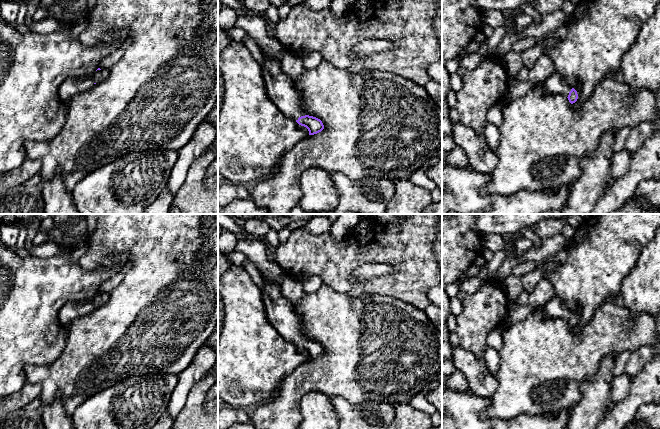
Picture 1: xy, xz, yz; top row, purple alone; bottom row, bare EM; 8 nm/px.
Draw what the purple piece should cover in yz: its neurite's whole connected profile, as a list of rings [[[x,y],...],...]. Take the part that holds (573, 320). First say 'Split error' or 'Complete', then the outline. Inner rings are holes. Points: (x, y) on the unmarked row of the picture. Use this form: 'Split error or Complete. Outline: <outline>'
Split error. Outline: [[[553,296],[545,306],[543,306],[543,313],[549,318],[563,318],[571,328],[578,323],[577,315],[572,312],[567,305],[558,297]]]

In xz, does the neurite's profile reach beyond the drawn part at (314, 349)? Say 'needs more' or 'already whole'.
needs more

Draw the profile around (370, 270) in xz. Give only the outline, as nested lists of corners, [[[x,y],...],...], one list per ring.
[[[367,263],[360,265],[354,270],[352,277],[354,282],[359,282],[361,280],[367,280],[376,278],[379,276],[384,276],[392,273],[394,268],[391,265],[384,263]]]

